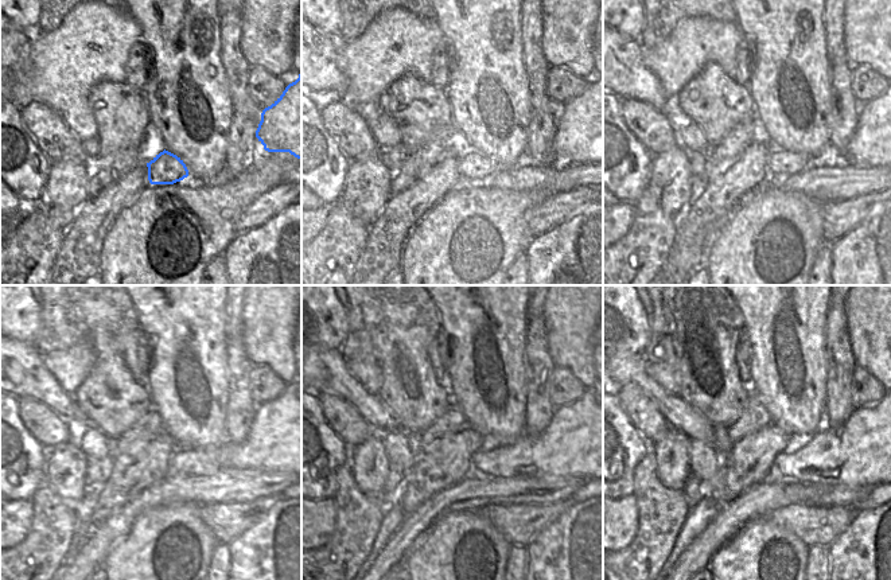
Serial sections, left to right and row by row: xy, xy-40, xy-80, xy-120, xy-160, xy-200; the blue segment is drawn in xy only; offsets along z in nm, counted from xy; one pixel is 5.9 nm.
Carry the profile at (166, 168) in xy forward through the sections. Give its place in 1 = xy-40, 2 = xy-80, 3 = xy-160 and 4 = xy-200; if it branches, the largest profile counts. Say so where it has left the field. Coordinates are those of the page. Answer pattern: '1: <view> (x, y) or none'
1: xy-40 (473, 166)
2: xy-80 (781, 163)
3: xy-160 (575, 443)
4: xy-200 (876, 444)

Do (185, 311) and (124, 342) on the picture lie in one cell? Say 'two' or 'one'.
two

